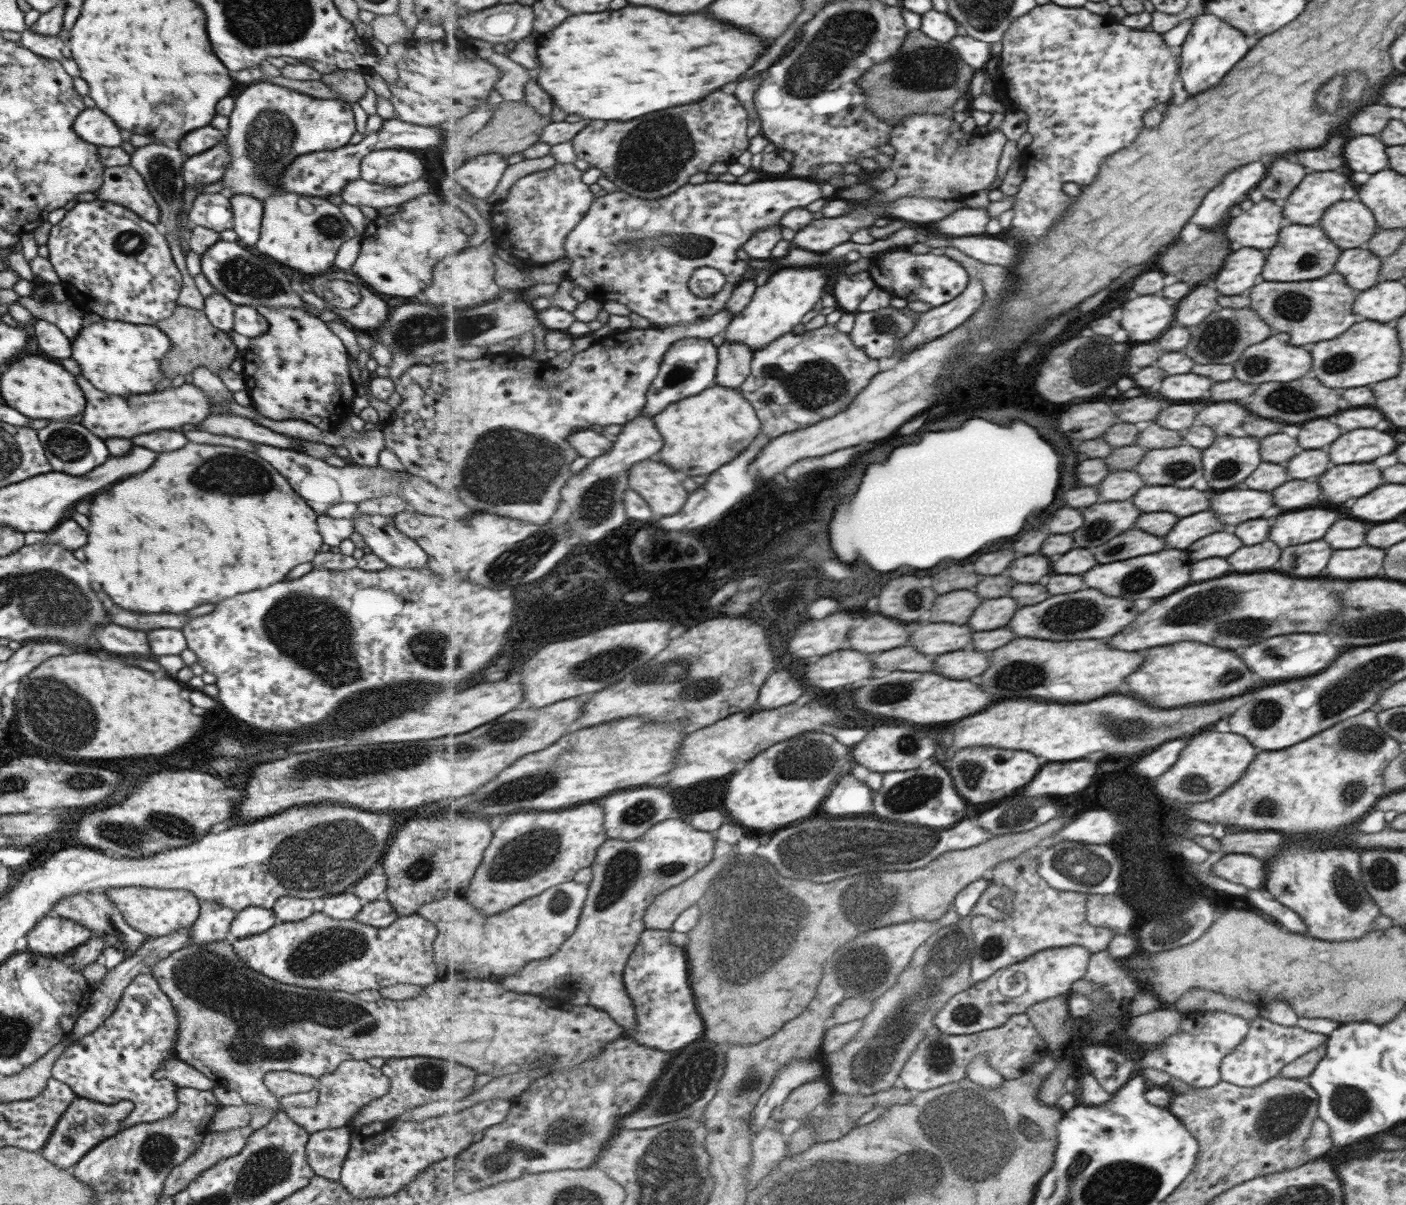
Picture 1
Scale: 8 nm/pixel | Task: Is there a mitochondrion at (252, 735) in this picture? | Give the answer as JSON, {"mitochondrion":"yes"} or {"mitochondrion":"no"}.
{"mitochondrion":"no"}

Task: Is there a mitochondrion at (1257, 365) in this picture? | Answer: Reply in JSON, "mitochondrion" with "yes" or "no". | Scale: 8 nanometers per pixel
{"mitochondrion":"yes"}

